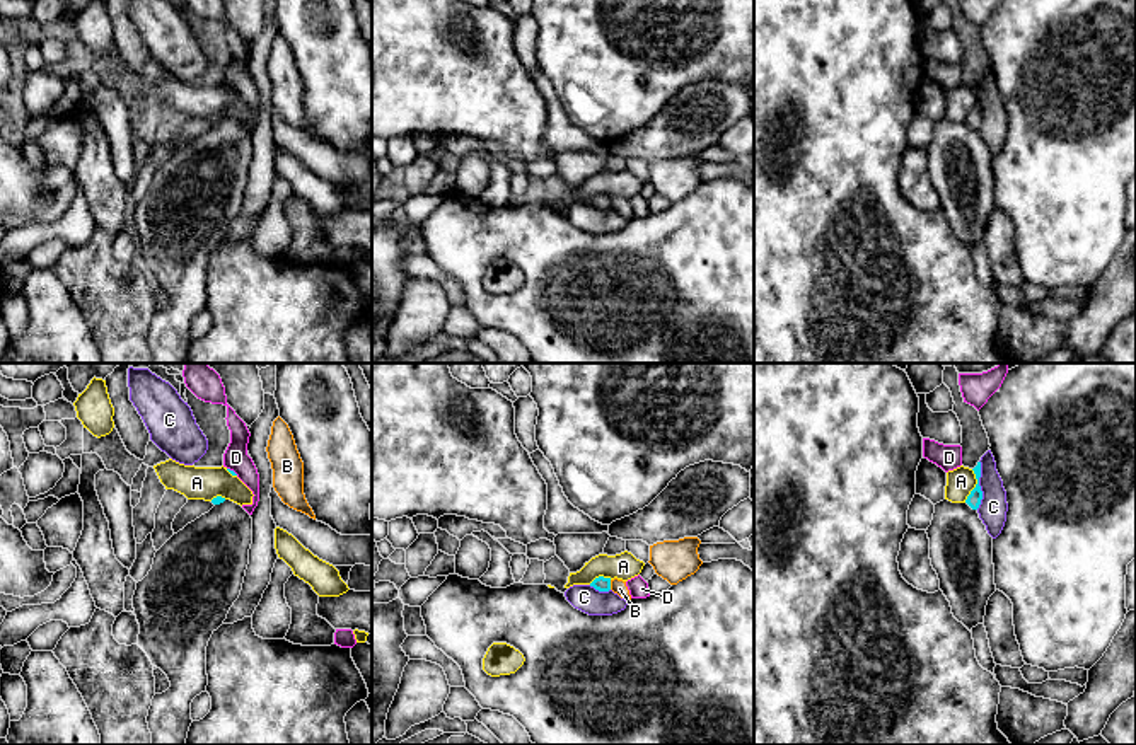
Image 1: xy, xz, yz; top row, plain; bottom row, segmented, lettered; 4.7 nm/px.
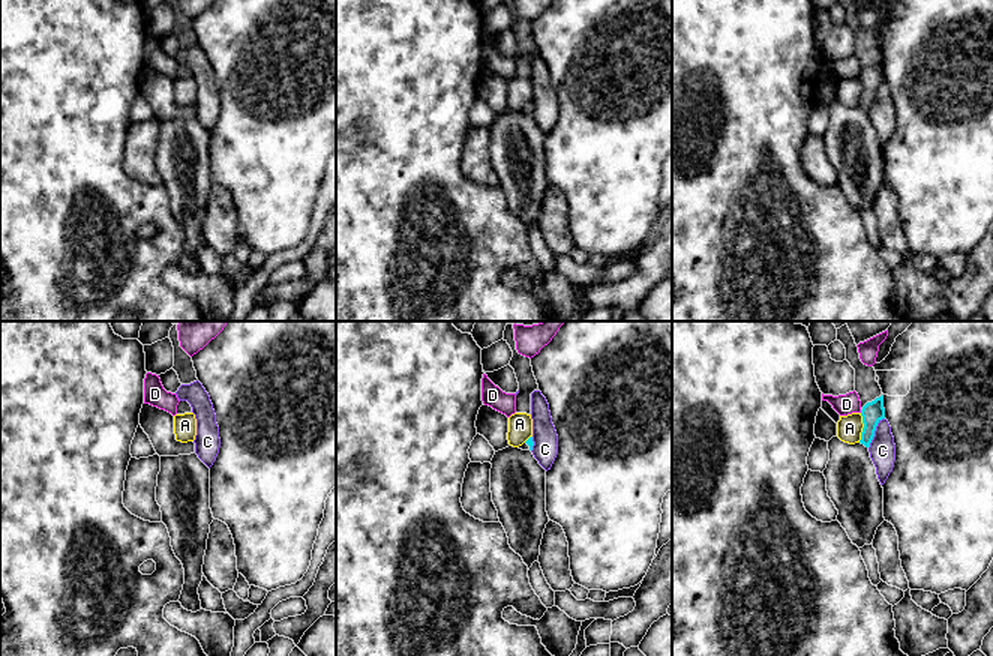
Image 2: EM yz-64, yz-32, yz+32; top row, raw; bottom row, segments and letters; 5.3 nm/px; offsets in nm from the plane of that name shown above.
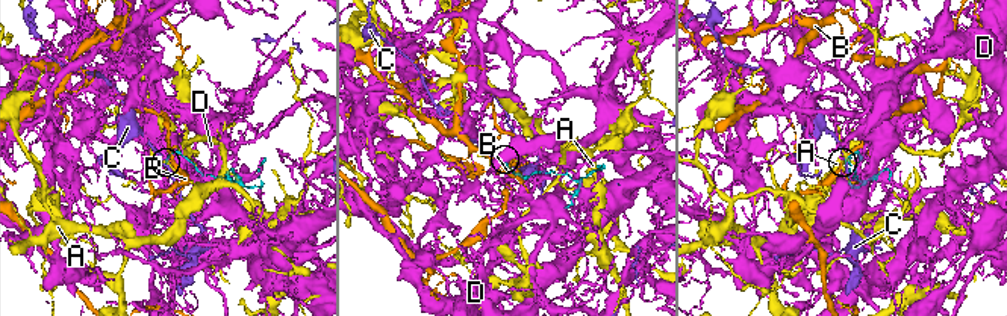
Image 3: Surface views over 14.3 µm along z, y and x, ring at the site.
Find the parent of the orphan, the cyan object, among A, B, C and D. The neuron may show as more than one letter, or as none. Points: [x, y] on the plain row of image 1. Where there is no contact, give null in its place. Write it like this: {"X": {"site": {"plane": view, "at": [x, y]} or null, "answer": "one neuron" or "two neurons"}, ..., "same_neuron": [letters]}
{"A": {"site": {"plane": "yz", "at": [976, 104]}, "answer": "two neurons"}, "B": {"site": {"plane": "xz", "at": [609, 203]}, "answer": "two neurons"}, "C": {"site": {"plane": "yz", "at": [978, 103]}, "answer": "two neurons"}, "D": {"site": {"plane": "xy", "at": [232, 89]}, "answer": "two neurons"}, "same_neuron": []}

